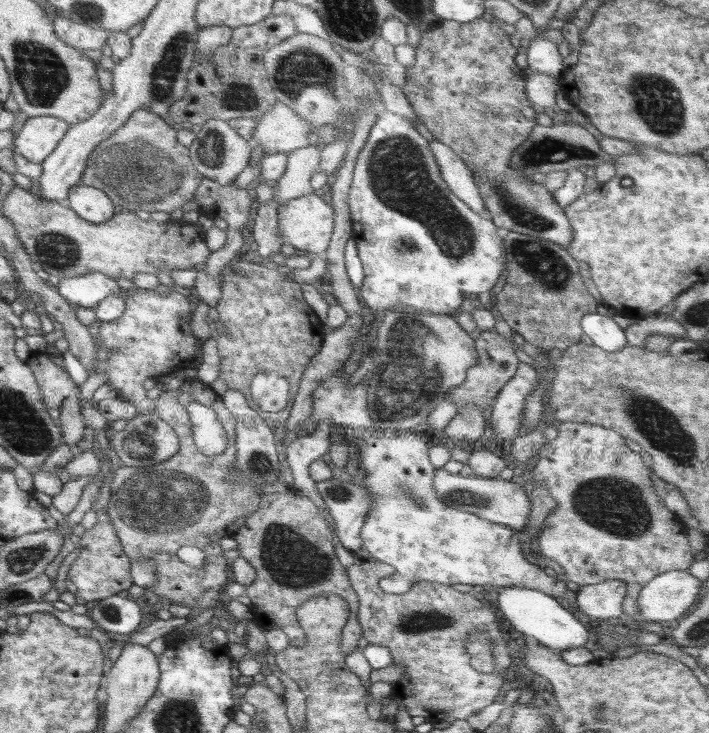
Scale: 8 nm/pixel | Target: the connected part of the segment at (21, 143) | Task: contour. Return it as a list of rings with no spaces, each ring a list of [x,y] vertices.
[[[30,117],[14,140],[16,150],[30,162],[41,164],[62,141],[69,124],[54,117]]]

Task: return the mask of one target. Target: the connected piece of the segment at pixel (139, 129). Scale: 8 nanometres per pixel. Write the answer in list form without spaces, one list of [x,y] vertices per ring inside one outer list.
[[[136,110],[110,138],[102,140],[88,156],[85,171],[80,177],[81,184],[105,191],[118,212],[156,211],[170,214],[182,208],[195,196],[196,187],[204,177],[193,167],[189,148],[177,142],[177,132],[172,124],[164,122],[150,110]]]

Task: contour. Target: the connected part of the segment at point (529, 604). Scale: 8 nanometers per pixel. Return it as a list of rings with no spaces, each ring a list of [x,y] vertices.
[[[506,586],[497,589],[498,609],[506,626],[512,626],[533,642],[539,642],[552,648],[556,655],[561,656],[564,650],[584,646],[588,635],[594,629],[576,620],[575,616],[565,610],[556,598],[538,590],[522,588],[522,586]]]

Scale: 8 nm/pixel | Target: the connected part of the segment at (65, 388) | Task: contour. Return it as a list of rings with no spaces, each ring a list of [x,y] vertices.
[[[44,352],[33,353],[28,359],[28,366],[34,371],[34,376],[45,395],[48,409],[60,408],[66,398],[79,394],[78,385],[69,374],[59,368]]]

